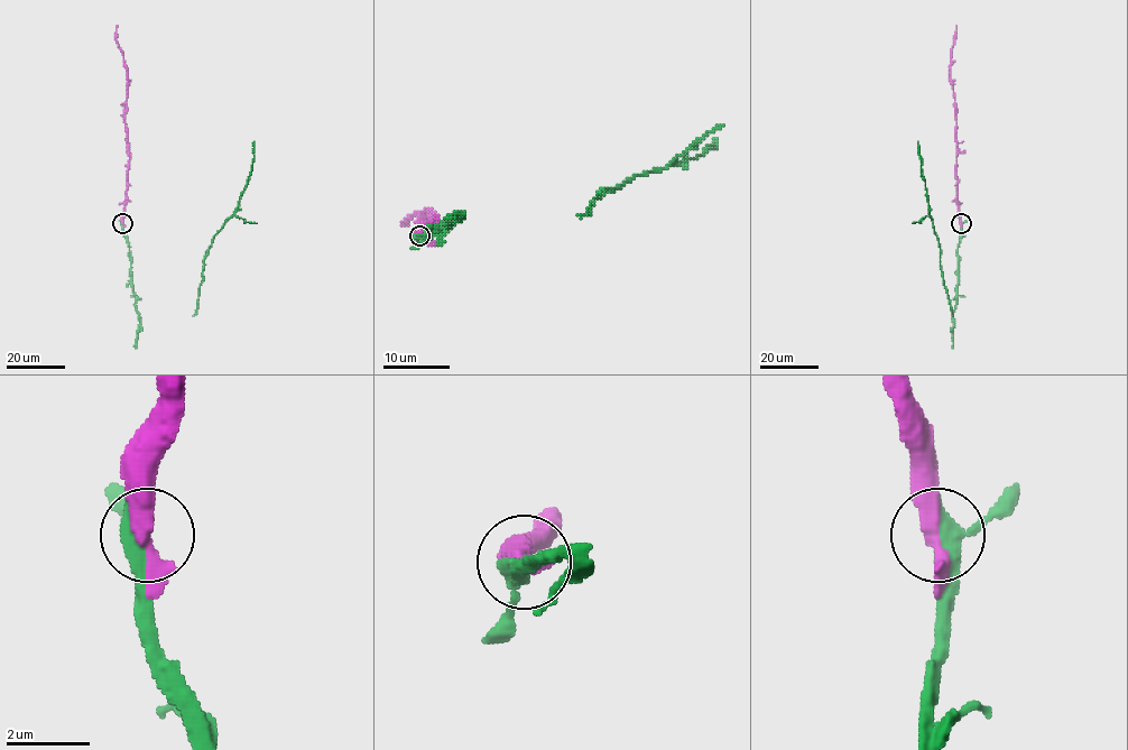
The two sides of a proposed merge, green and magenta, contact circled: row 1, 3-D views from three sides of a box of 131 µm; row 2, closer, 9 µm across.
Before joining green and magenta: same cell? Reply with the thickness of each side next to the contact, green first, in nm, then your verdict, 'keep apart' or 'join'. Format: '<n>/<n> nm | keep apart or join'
480/360 nm | join

